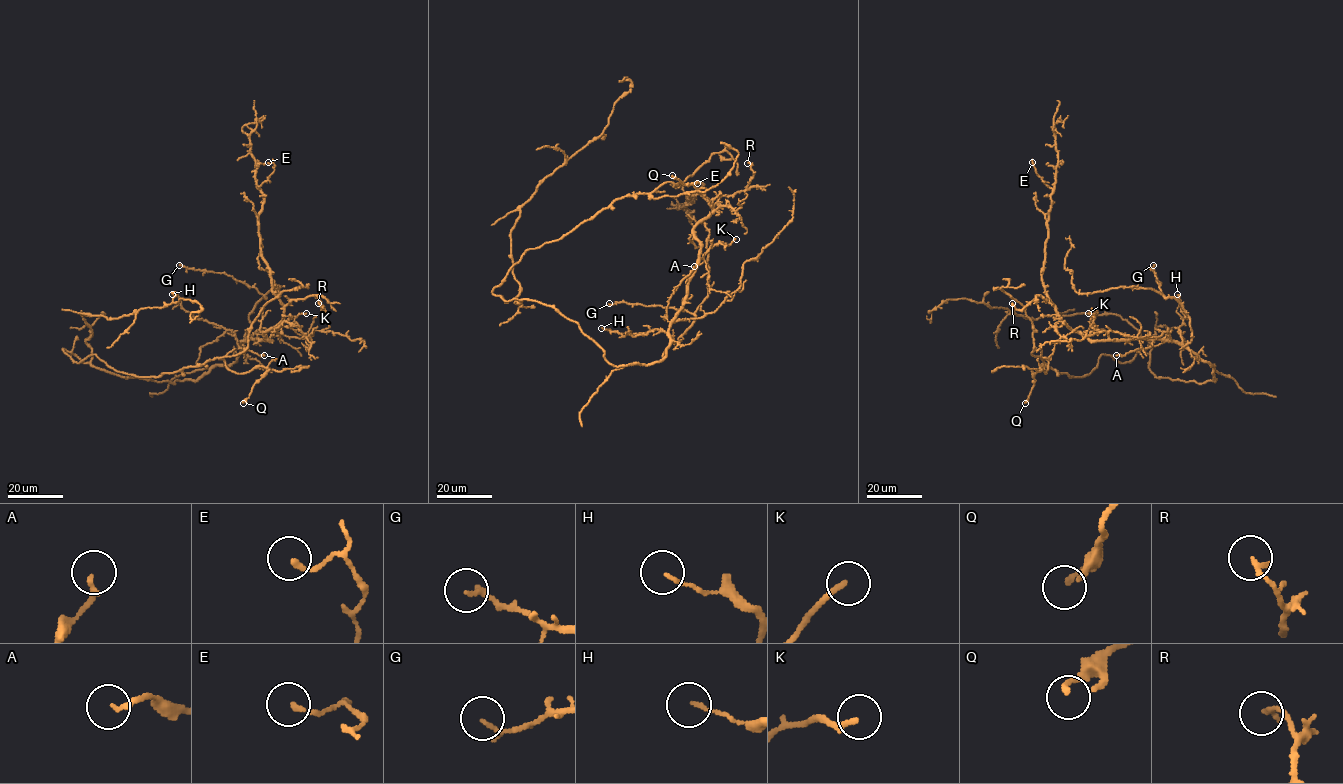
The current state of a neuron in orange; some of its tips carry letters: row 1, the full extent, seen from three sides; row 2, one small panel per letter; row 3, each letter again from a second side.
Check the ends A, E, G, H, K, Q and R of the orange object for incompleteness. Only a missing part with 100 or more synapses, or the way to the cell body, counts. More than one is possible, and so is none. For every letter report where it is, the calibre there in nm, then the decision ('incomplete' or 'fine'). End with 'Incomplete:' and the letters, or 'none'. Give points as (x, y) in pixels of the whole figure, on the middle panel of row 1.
A: (694, 266) | 150 nm | fine
E: (697, 183) | 160 nm | fine
G: (609, 303) | 160 nm | fine
H: (601, 328) | 110 nm | fine
K: (736, 239) | 180 nm | fine
Q: (672, 175) | 180 nm | fine
R: (747, 163) | 170 nm | fine
Incomplete: none

